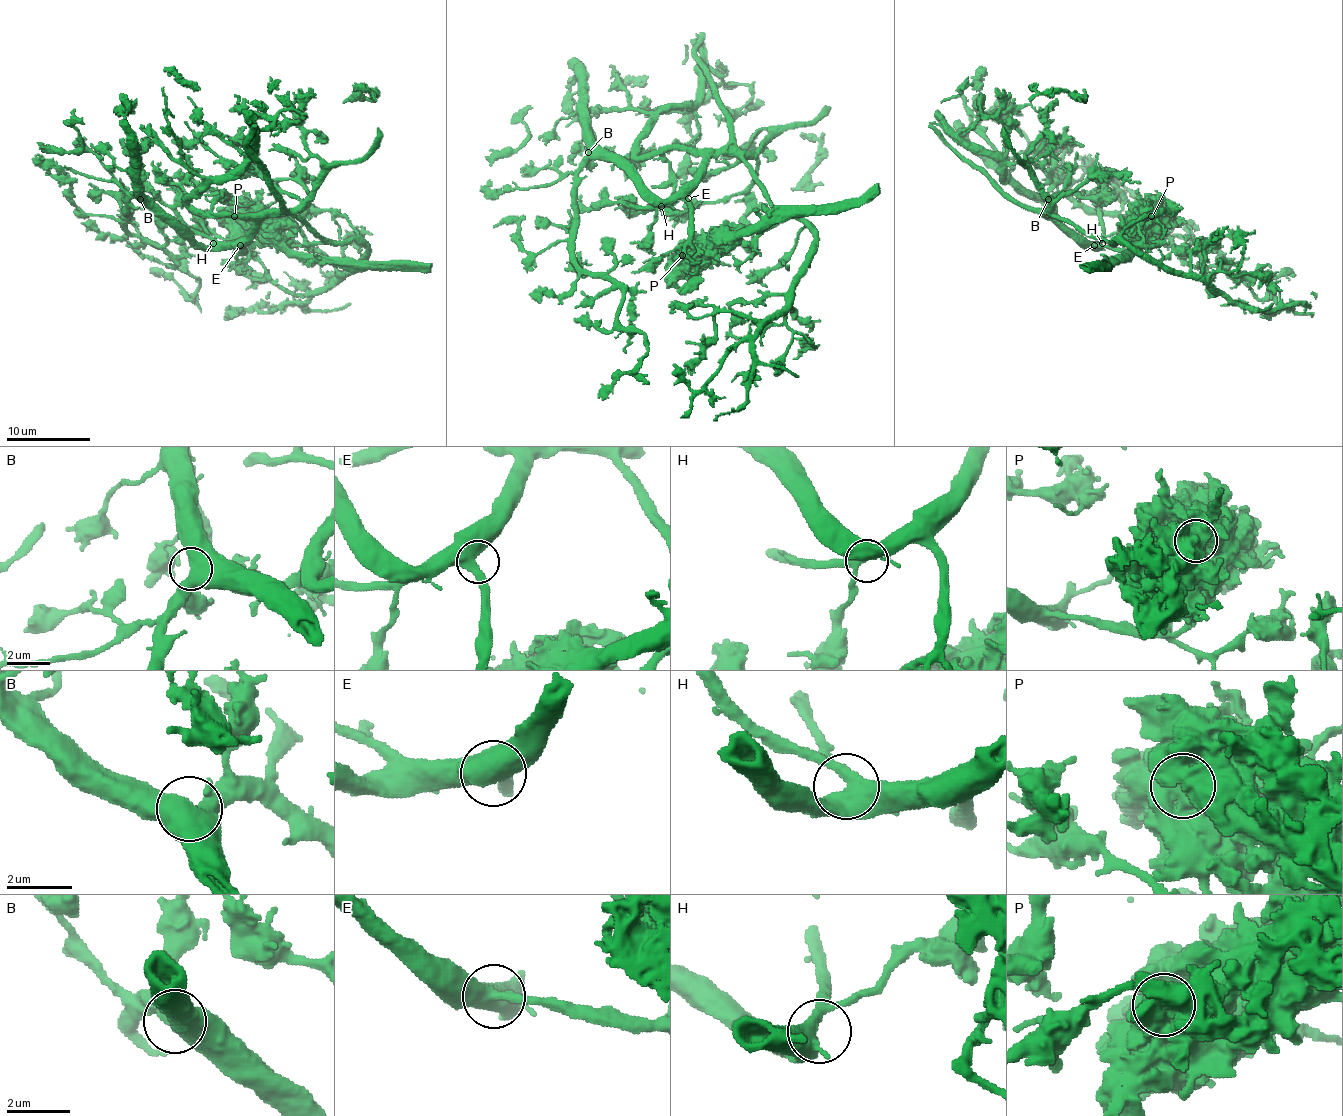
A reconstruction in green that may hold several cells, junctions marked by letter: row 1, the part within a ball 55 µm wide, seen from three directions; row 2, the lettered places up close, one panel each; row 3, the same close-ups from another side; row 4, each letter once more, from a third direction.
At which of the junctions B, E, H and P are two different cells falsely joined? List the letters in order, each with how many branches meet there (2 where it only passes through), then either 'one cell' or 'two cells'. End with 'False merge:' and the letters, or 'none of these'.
B: branches 2; one cell
E: branches 2; one cell
H: branches 3; one cell
P: branches 1; two cells
False merge: P

